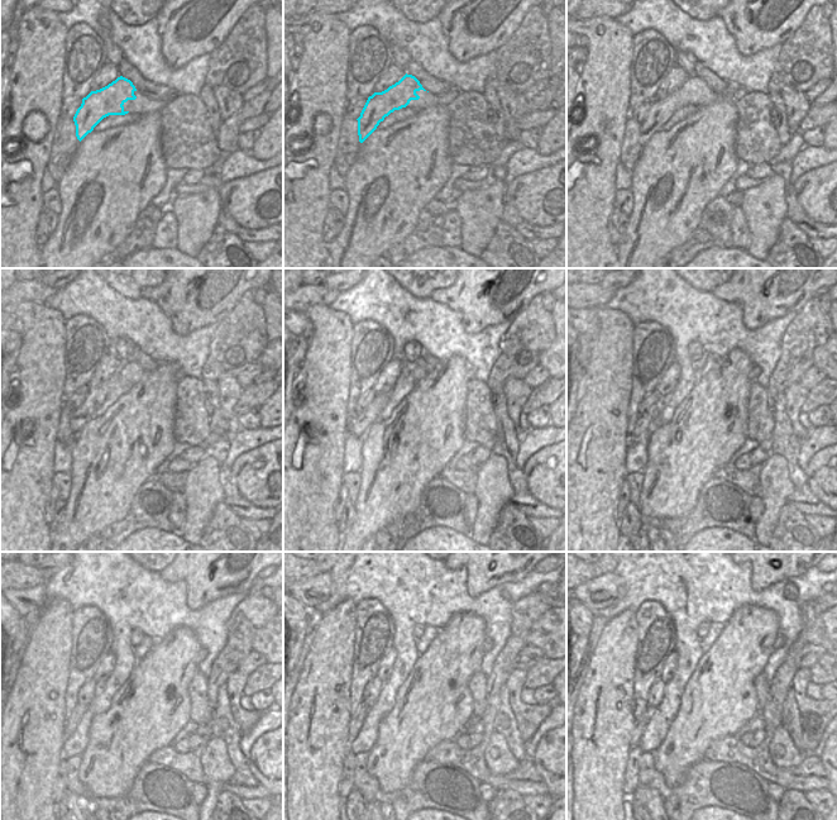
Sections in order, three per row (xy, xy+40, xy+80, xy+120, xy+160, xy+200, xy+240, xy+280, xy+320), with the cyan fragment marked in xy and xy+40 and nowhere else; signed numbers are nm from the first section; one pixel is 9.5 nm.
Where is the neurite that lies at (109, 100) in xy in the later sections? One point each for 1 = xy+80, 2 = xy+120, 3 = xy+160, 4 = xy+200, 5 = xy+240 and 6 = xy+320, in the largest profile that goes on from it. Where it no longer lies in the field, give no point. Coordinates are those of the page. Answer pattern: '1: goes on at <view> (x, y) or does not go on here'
1: goes on at xy+80 (660, 111)
2: goes on at xy+120 (96, 395)
3: goes on at xy+160 (369, 415)
4: goes on at xy+200 (644, 425)
5: goes on at xy+240 (75, 714)
6: goes on at xy+320 (640, 724)

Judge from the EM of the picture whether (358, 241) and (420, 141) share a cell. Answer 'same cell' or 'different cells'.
same cell

